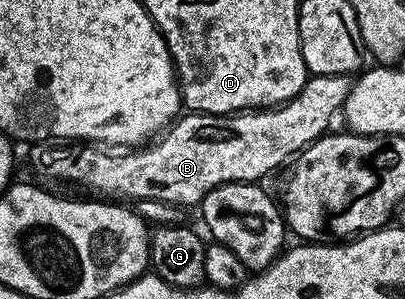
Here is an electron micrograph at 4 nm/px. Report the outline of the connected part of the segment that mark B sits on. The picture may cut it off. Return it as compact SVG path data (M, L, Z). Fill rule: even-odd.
M310 75L303 90L286 104L246 110L231 116L204 116L202 112L185 114L152 142L132 150L73 146L70 152L56 156L49 149L52 147L37 142L30 147L33 149L29 156L39 175L66 180L93 198L104 198L109 202L154 200L197 206L209 191L225 183L260 181L260 176L275 171L285 159L296 157L308 144L326 135L333 115L342 111L350 87L349 76Z

